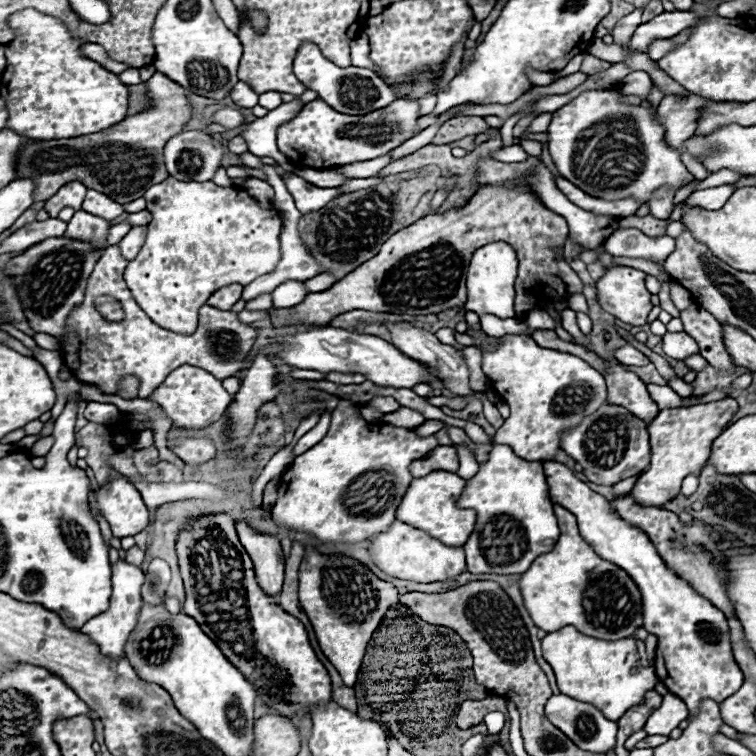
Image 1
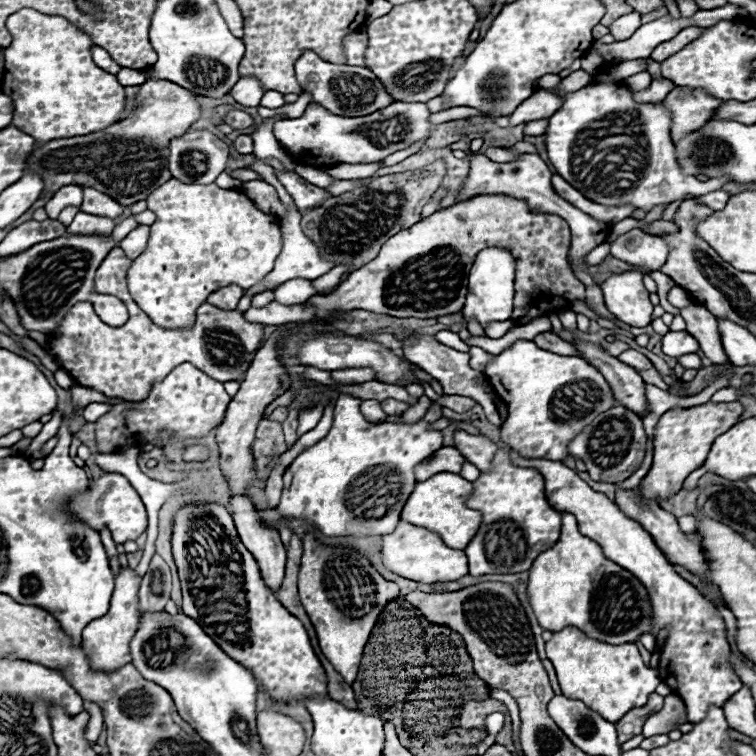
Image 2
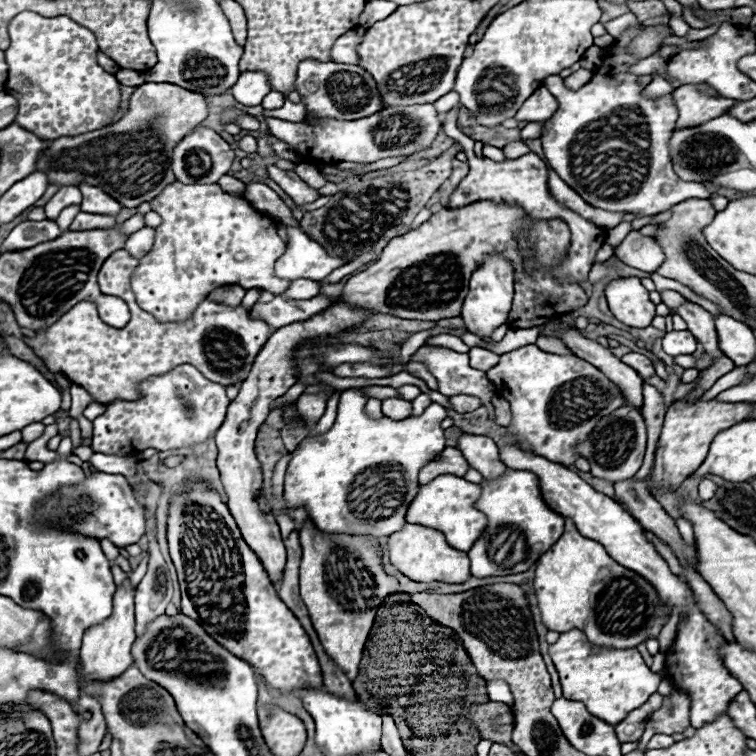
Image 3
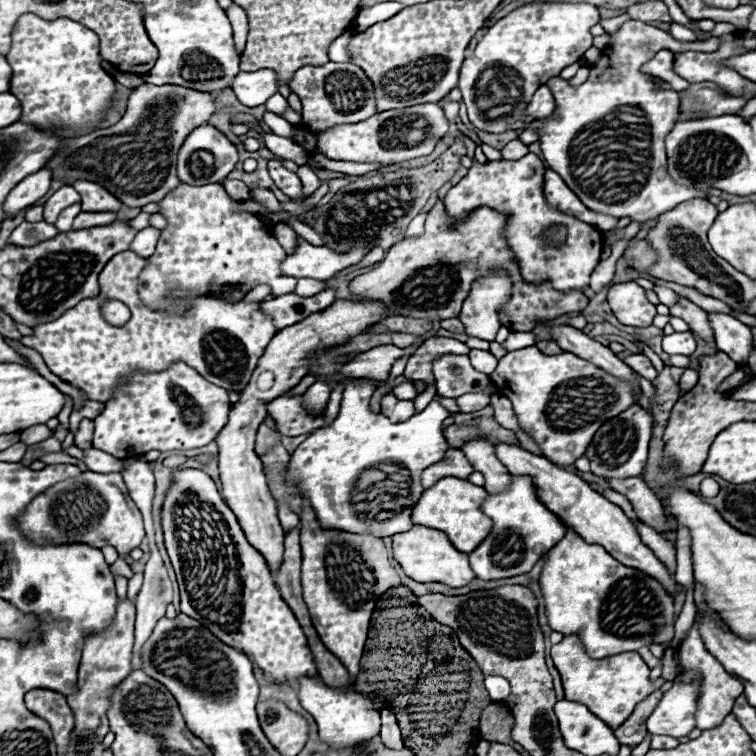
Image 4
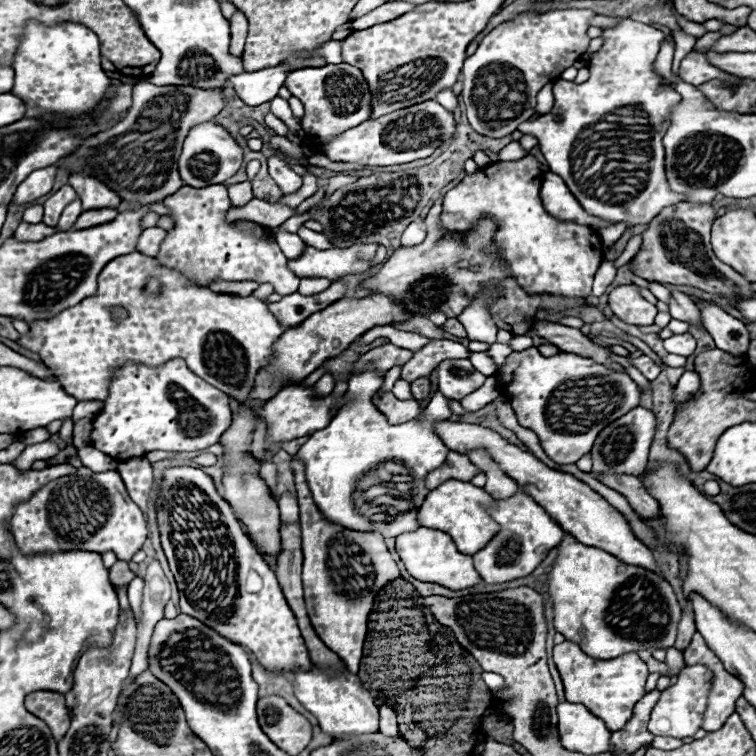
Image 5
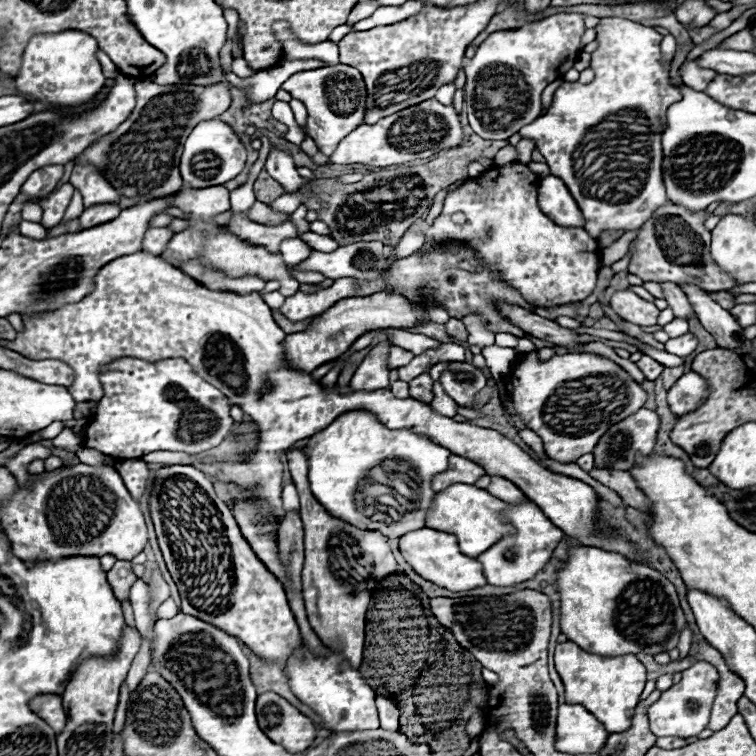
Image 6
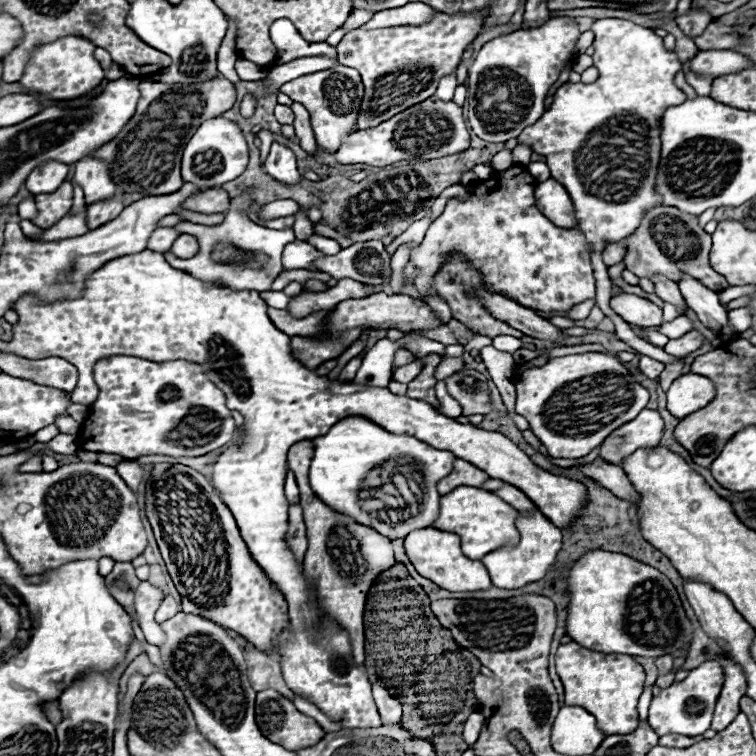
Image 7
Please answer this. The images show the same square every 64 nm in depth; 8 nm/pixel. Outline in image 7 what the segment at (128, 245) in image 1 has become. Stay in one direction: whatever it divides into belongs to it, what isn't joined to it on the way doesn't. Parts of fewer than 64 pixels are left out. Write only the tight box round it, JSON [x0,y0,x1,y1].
[148,228,180,254]

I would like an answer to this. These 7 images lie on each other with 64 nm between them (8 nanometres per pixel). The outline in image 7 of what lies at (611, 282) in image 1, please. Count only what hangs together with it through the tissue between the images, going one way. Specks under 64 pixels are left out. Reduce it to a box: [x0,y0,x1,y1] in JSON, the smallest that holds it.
[610,294,662,326]

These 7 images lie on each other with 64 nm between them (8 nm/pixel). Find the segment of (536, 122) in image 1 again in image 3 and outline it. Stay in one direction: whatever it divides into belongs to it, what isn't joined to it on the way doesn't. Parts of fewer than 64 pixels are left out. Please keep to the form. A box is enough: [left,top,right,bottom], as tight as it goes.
[522,122,542,140]

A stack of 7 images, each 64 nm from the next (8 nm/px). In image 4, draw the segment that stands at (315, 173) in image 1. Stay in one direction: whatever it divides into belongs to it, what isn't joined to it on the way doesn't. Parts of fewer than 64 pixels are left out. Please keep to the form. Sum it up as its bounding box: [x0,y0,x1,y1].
[297,165,322,194]

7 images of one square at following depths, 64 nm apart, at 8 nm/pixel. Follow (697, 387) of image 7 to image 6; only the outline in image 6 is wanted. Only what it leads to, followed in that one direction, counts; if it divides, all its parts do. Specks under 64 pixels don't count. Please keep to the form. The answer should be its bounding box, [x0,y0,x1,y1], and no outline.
[668,372,706,416]

